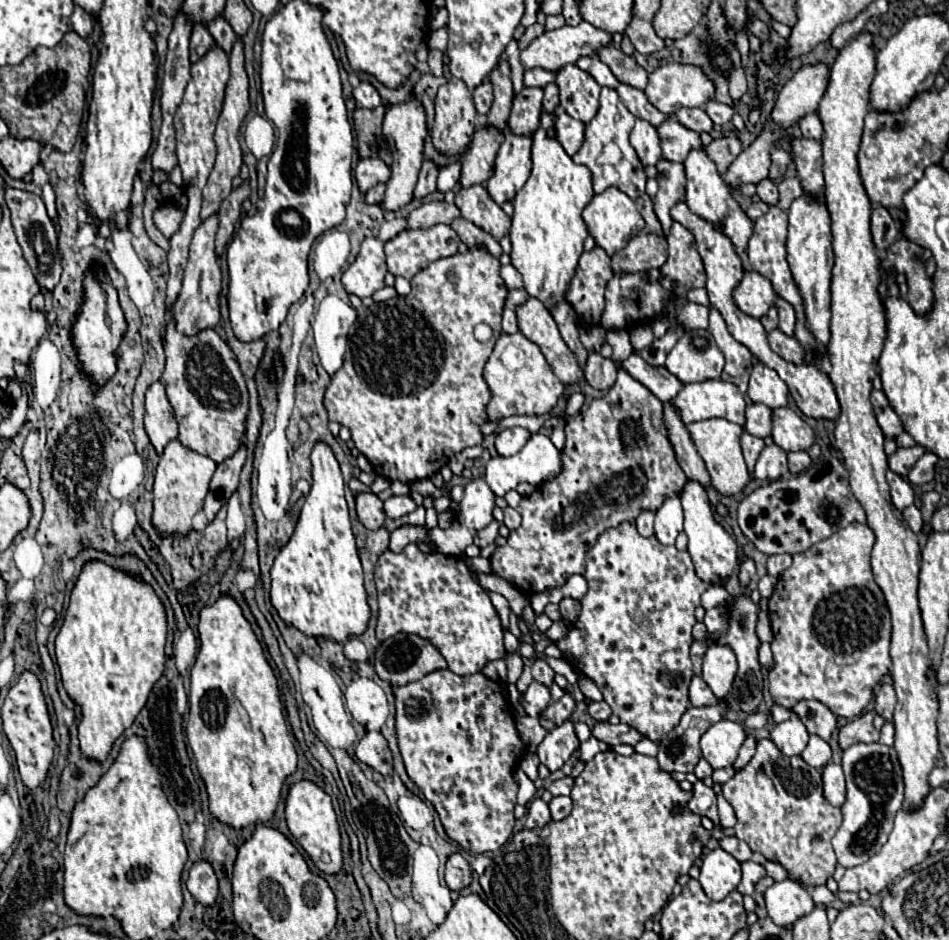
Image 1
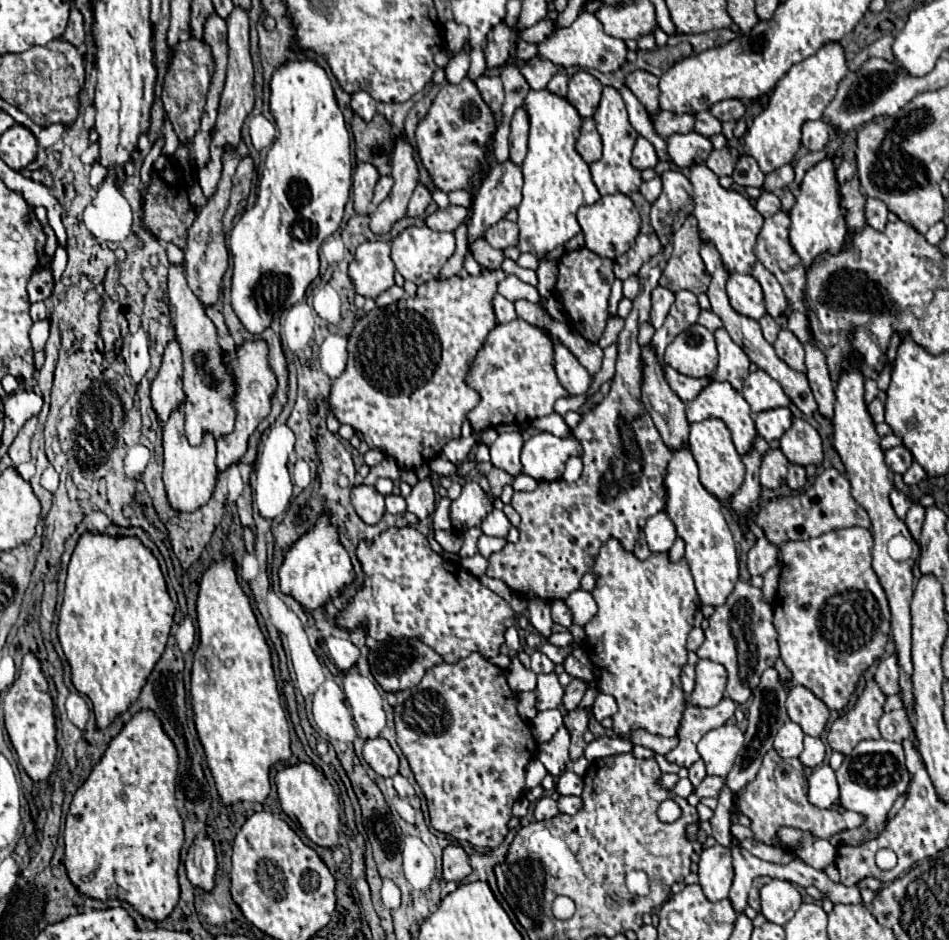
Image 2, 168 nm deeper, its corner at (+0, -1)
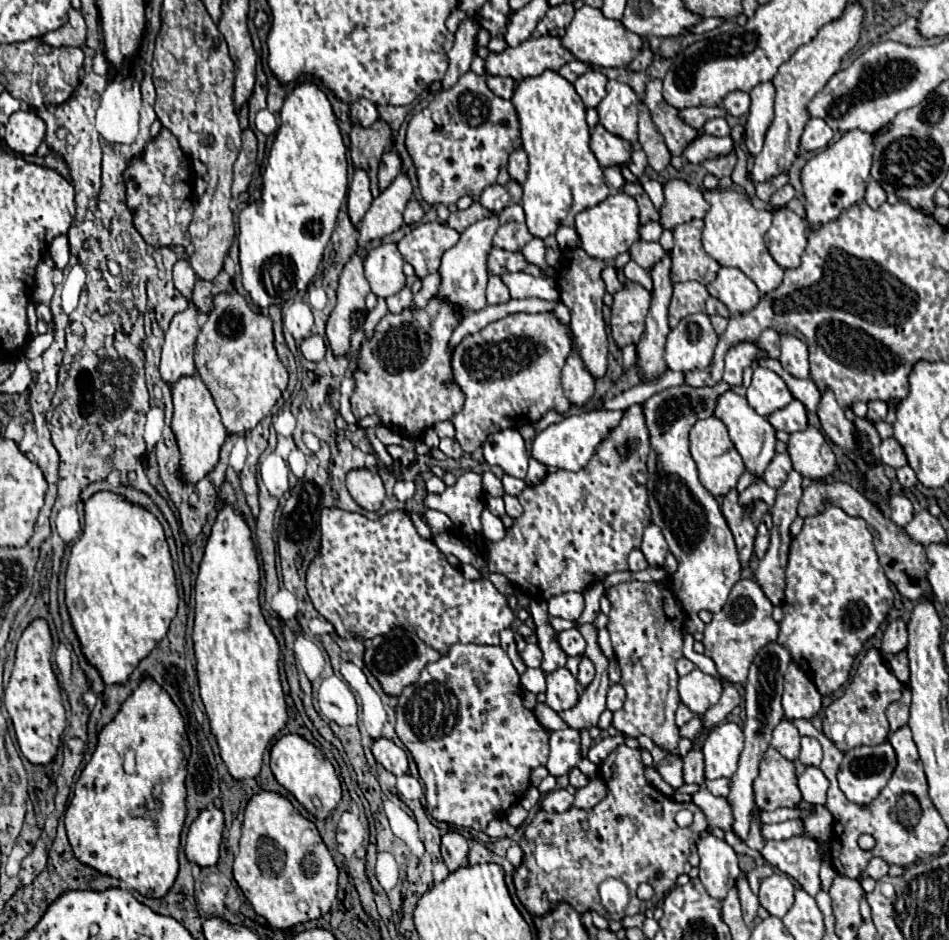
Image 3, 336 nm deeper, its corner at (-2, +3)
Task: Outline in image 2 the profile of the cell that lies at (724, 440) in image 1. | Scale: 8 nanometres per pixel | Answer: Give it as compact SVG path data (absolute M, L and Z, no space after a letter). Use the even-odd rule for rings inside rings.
M708 418L702 422L690 424L688 446L690 446L690 452L696 460L696 464L698 464L702 486L710 494L714 494L718 500L728 500L744 482L744 464L732 444L730 430L726 428L726 424L718 418Z

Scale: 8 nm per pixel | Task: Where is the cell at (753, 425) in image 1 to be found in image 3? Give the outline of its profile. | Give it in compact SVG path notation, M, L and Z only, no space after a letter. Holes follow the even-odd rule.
M792 400L782 410L776 410L774 414L770 414L768 422L774 426L774 430L784 430L788 434L804 430L804 426L806 426L806 408L800 400Z

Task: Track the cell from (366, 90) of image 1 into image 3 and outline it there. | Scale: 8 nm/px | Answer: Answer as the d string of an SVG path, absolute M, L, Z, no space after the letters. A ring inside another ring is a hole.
M368 98L356 100L356 102L352 104L352 108L350 108L350 114L352 114L352 118L354 118L356 122L360 122L362 126L372 126L374 120L378 118L378 110L376 110L376 106L374 106Z

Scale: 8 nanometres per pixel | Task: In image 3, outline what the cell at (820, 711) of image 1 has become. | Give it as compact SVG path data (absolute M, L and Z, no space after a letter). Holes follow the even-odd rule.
M794 662L788 666L788 672L784 676L782 706L784 706L788 720L792 718L812 720L822 708L820 692Z

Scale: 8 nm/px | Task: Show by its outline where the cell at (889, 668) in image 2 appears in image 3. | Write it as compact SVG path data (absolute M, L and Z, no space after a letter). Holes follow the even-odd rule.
M902 620L892 622L882 638L882 654L898 654L902 650L906 650L908 644L908 632L906 632L906 624Z

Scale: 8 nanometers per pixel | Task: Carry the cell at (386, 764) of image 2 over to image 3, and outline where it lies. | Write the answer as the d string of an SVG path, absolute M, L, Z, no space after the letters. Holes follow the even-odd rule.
M386 738L374 740L372 754L374 754L376 762L382 764L394 776L402 776L402 774L408 772L408 756L392 740L386 740Z

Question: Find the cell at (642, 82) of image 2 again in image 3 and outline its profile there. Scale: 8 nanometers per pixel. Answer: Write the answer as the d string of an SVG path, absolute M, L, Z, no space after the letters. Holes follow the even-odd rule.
M654 78L646 84L646 92L644 92L642 102L650 110L652 122L656 126L656 130L664 136L664 142L666 142L668 150L672 154L682 156L684 146L688 146L688 142L692 142L692 138L696 138L698 132L692 126L680 122L680 118L676 118L678 110L664 102L664 98L662 98L662 80Z

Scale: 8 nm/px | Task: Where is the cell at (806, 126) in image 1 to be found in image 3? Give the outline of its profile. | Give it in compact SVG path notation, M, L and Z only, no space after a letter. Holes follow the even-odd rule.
M810 118L804 128L804 134L800 138L800 144L806 150L822 150L830 144L832 136L834 136L832 128L822 118Z

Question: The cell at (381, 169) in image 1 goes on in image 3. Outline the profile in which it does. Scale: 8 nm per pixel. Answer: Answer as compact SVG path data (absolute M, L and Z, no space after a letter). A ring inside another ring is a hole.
M356 170L352 178L352 186L348 192L348 214L354 226L360 226L364 214L368 212L372 204L372 192L370 192L370 180L364 170Z

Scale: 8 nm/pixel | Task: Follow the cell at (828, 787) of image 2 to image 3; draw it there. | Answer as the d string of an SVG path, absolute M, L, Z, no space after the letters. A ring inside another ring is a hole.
M808 766L804 774L798 776L798 788L802 792L802 800L808 804L826 804L826 792L828 792L828 778L824 772L816 766Z

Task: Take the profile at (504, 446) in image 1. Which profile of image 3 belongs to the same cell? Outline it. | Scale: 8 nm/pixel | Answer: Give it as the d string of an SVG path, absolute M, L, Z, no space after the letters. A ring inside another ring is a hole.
M502 430L490 434L483 447L483 456L490 465L498 465L506 474L514 478L524 478L528 470L528 452L524 438L518 430Z

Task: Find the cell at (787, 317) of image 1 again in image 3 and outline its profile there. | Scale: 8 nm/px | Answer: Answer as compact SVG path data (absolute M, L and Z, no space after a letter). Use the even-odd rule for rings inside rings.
M730 188L706 190L704 198L710 204L710 210L704 216L706 224L702 232L704 250L720 266L734 266L742 270L758 286L762 294L770 294L772 290L776 290L784 278L784 270L774 262L764 244L764 234L772 226L772 212L756 210L746 194L740 194Z

